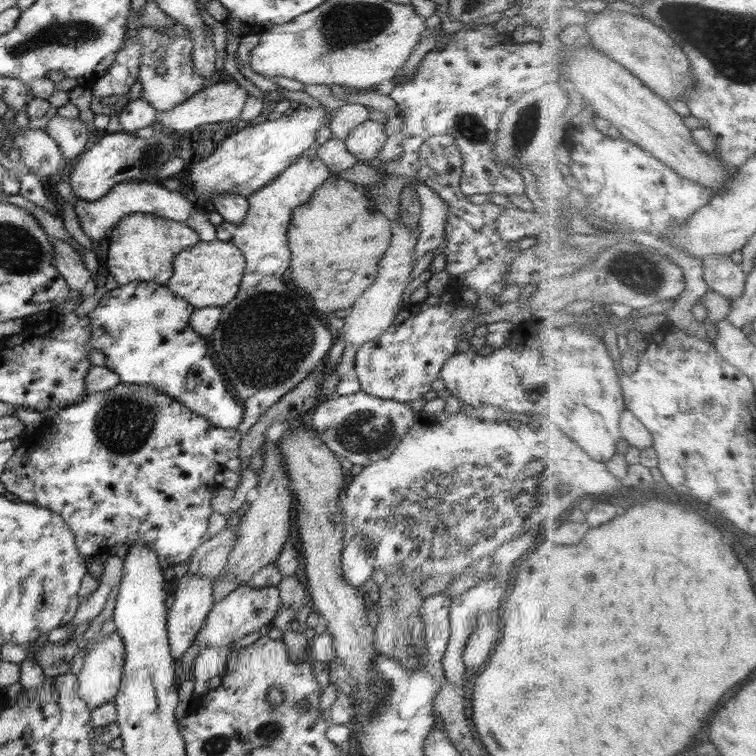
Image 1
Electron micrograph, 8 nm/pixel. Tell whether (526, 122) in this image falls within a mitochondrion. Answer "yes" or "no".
yes

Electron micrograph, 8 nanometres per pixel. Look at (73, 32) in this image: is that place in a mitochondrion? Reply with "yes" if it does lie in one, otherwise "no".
yes

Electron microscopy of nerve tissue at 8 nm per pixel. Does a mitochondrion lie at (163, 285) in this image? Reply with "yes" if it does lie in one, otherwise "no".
no

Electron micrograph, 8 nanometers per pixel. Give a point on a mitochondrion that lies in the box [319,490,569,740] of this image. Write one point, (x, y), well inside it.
(381, 700)

